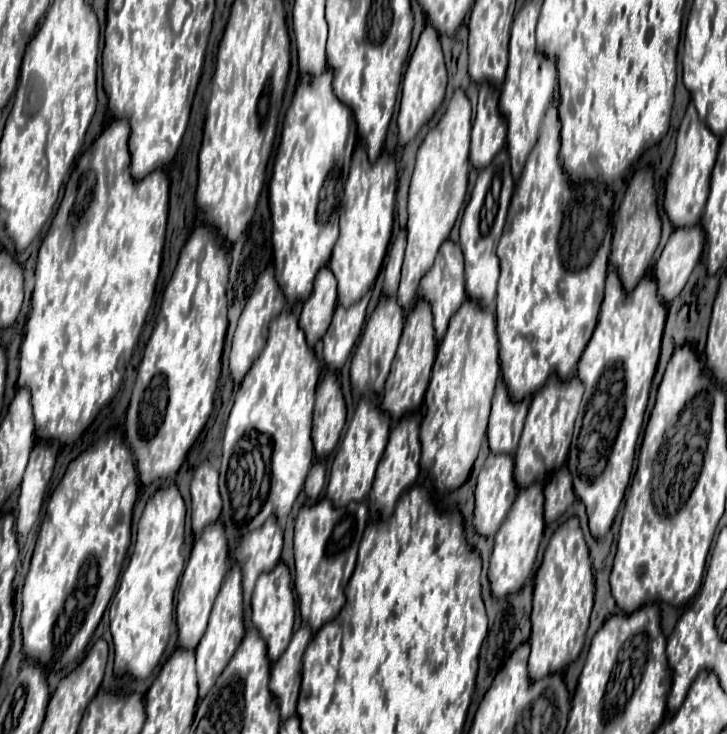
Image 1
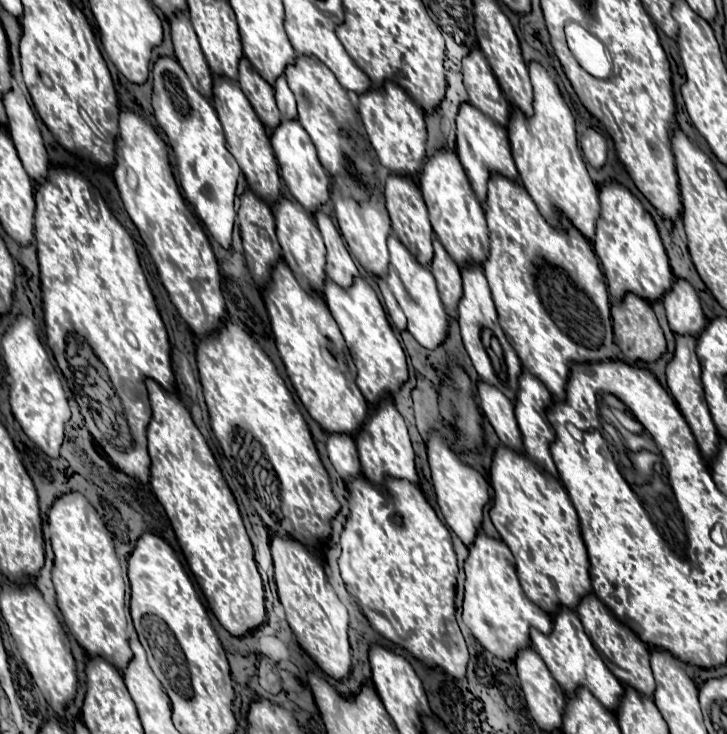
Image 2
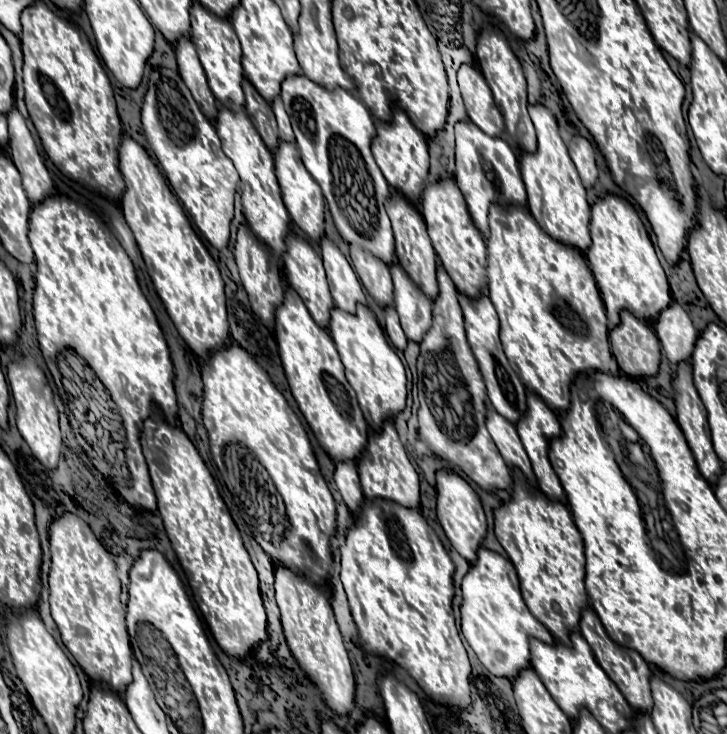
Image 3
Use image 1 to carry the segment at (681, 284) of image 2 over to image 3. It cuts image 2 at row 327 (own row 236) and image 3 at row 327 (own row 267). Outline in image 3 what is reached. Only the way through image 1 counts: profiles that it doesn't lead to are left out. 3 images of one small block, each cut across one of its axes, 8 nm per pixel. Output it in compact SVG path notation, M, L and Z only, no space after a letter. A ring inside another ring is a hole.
M674 302L666 310L662 310L660 316L656 318L654 328L672 364L678 364L690 358L700 332L694 328L688 312L680 304Z

